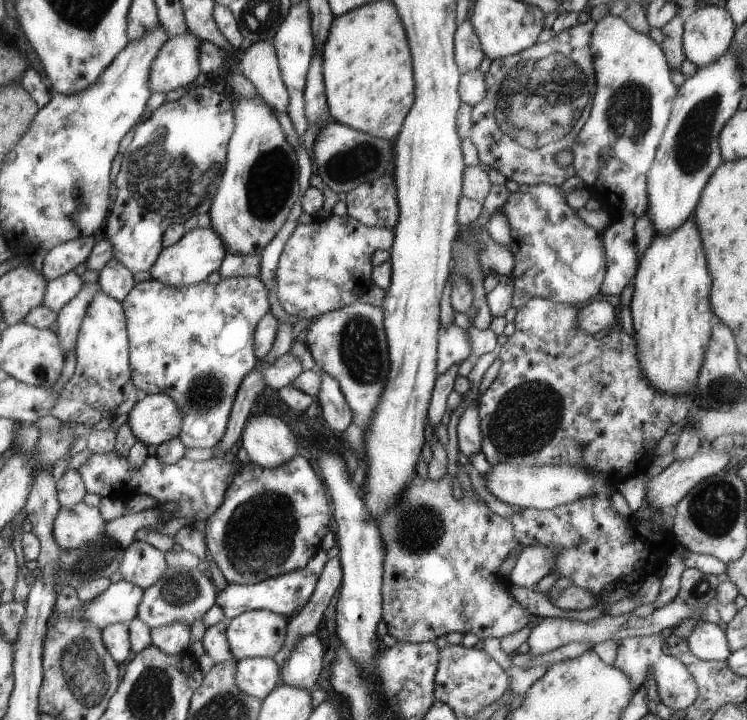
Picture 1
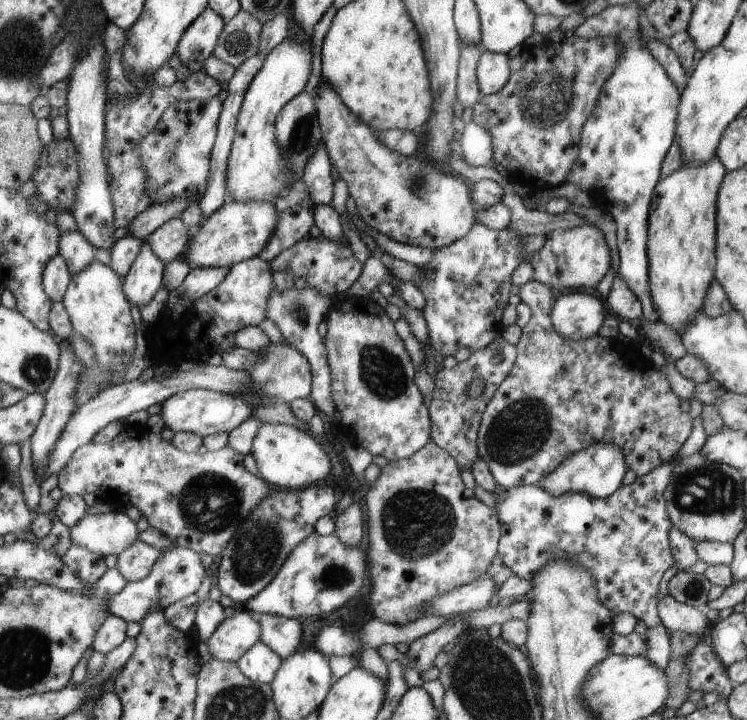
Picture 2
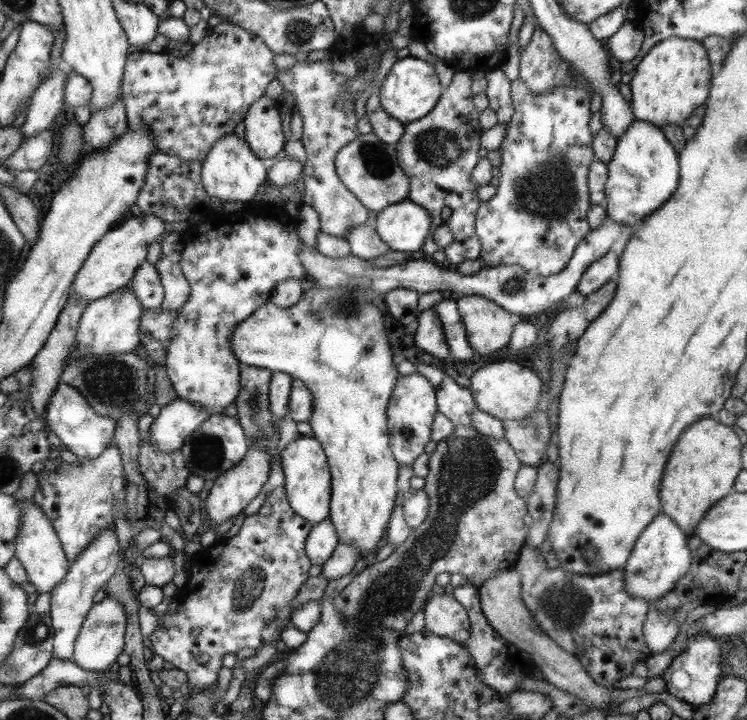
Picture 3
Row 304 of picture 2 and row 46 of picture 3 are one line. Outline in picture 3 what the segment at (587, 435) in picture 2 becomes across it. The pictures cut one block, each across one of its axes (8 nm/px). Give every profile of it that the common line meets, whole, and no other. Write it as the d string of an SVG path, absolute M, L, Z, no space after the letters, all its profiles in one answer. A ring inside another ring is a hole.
M540 26L536 27L529 45L521 53L519 80L534 94L552 92L557 86L575 80L561 53L554 48L553 37Z

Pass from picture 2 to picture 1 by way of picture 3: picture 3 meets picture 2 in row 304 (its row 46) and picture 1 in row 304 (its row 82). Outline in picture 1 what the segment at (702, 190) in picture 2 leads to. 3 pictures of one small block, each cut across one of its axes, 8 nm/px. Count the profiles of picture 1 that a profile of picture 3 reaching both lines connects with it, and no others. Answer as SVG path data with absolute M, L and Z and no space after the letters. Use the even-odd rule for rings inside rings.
M693 215L669 235L655 234L637 266L633 283L634 292L629 306L633 316L635 337L638 340L638 358L649 378L649 383L670 396L692 395L695 400L697 380L701 374L706 351L712 341L716 314L710 300L713 277L708 266L700 228Z

